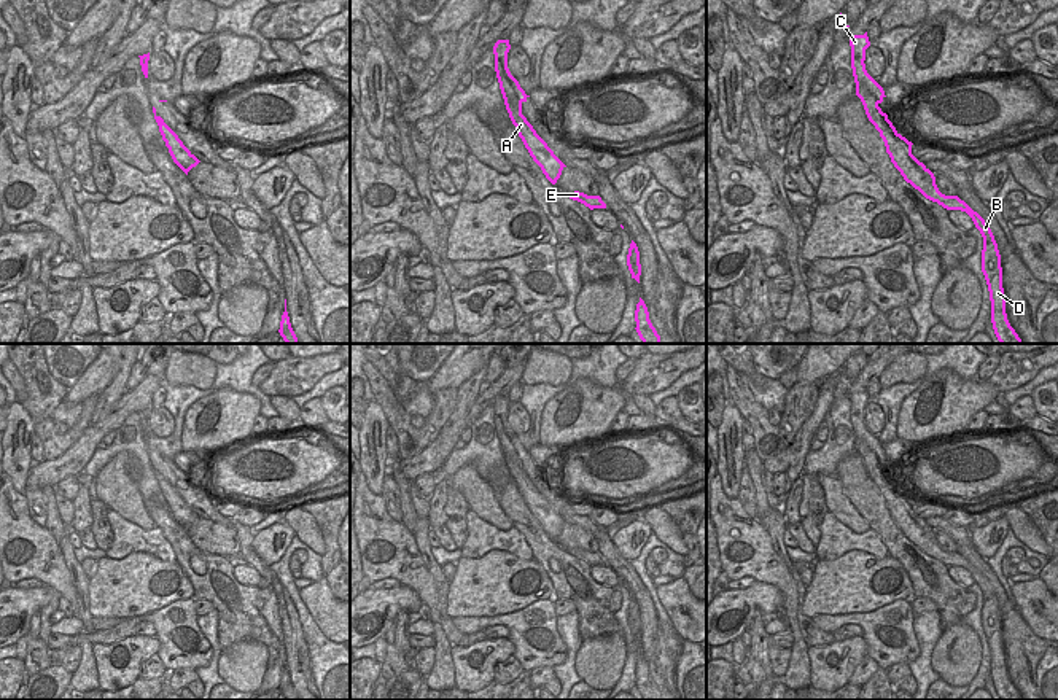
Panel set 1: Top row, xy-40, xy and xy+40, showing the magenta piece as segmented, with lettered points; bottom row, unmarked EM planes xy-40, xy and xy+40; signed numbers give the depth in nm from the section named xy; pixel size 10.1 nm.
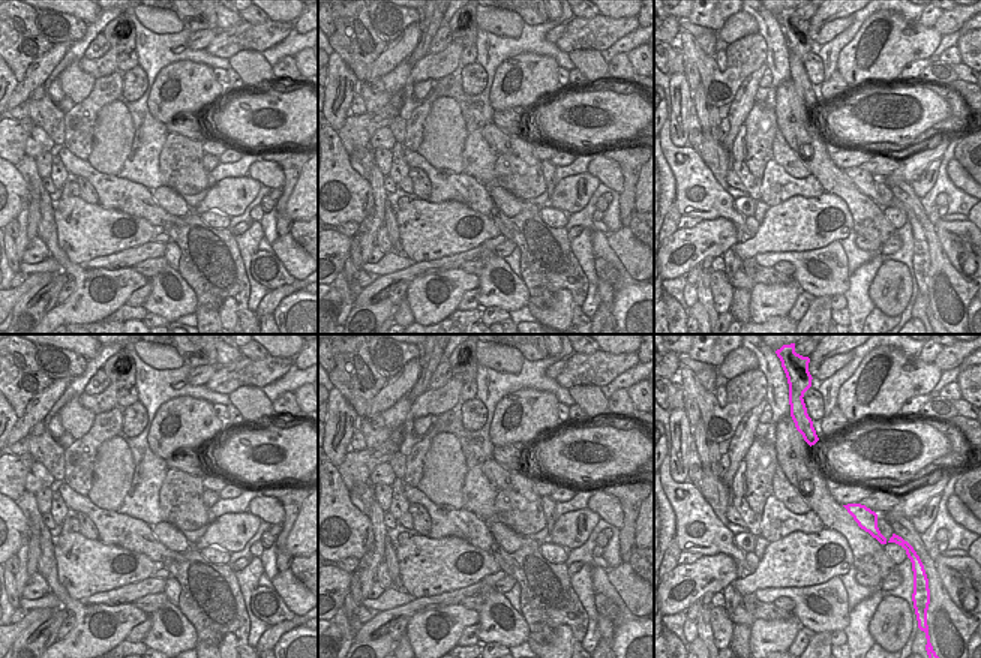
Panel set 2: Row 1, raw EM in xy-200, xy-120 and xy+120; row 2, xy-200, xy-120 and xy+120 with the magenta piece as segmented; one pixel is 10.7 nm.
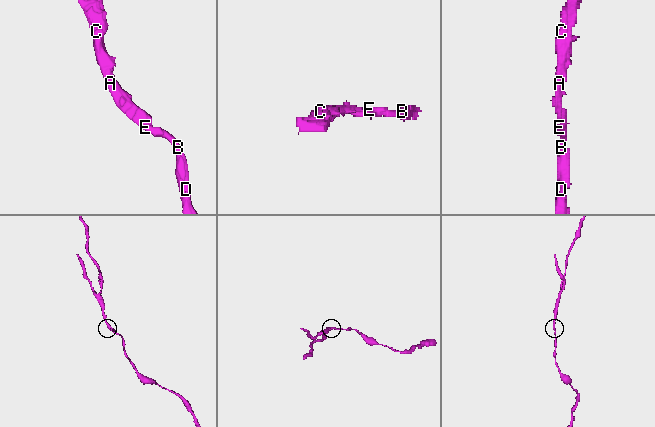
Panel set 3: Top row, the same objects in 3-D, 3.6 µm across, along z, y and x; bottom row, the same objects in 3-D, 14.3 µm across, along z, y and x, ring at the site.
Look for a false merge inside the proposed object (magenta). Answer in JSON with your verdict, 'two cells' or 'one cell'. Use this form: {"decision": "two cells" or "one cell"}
{"decision": "two cells"}

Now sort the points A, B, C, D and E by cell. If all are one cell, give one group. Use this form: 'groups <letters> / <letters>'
groups A B D E / C

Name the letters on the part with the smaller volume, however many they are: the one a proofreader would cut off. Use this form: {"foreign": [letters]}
{"foreign": ["C"]}

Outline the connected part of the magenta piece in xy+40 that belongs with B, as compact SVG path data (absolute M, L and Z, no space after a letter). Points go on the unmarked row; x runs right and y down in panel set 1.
M862 438L854 439L856 452L861 455L869 477L880 488L886 509L904 536L918 546L926 555L937 558L947 566L966 568L972 574L975 584L983 593L982 628L990 648L994 690L1001 700L1023 700L1007 676L1001 611L990 582L958 552L945 552L939 547L934 530L912 511L913 500L896 487L893 479L888 476L888 471L878 463L870 444Z

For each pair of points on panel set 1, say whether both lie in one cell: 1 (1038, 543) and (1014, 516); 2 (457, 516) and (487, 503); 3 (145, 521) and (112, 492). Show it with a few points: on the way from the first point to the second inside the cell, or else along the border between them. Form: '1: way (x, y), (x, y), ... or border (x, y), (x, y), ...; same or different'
1: way (1031, 536), (1020, 522); same
2: border (451, 486), (463, 497), (470, 508); different
3: way (137, 513), (120, 495); same

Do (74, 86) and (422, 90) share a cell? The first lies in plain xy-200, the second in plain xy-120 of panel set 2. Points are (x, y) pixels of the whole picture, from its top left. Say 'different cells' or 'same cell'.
same cell

